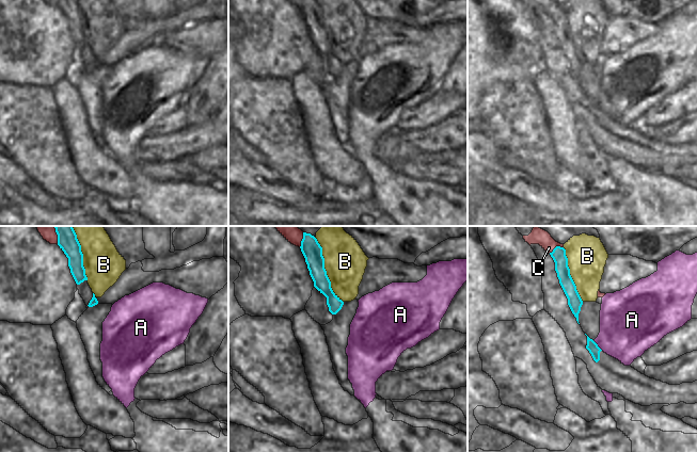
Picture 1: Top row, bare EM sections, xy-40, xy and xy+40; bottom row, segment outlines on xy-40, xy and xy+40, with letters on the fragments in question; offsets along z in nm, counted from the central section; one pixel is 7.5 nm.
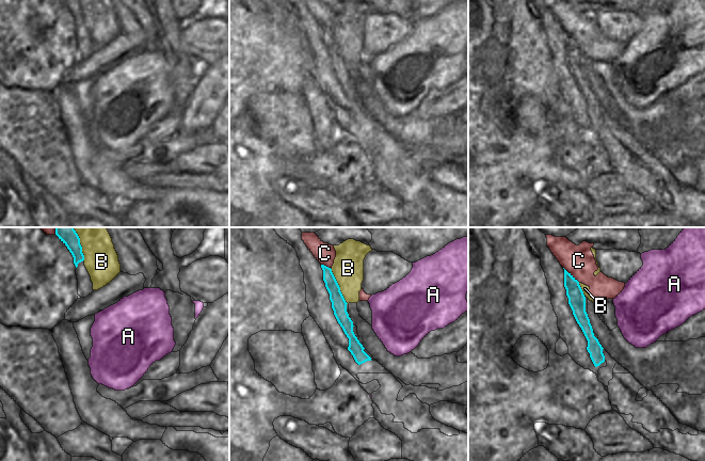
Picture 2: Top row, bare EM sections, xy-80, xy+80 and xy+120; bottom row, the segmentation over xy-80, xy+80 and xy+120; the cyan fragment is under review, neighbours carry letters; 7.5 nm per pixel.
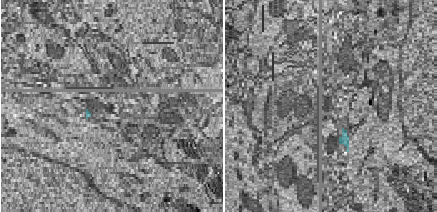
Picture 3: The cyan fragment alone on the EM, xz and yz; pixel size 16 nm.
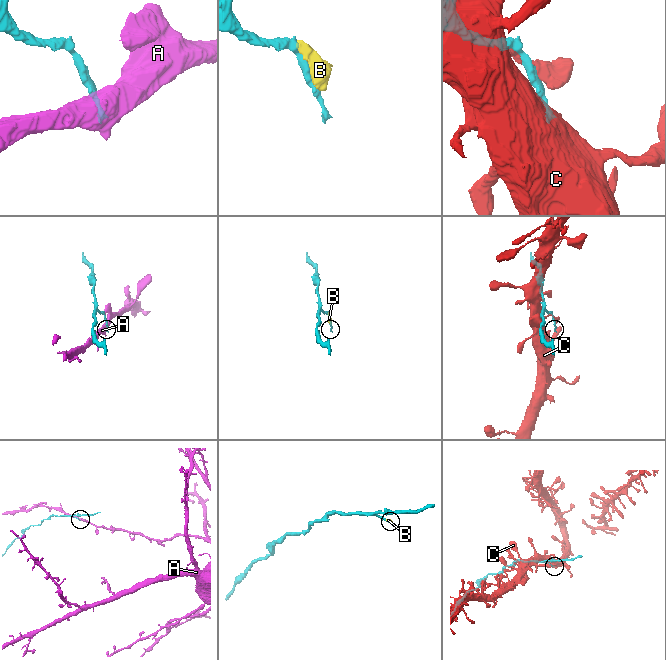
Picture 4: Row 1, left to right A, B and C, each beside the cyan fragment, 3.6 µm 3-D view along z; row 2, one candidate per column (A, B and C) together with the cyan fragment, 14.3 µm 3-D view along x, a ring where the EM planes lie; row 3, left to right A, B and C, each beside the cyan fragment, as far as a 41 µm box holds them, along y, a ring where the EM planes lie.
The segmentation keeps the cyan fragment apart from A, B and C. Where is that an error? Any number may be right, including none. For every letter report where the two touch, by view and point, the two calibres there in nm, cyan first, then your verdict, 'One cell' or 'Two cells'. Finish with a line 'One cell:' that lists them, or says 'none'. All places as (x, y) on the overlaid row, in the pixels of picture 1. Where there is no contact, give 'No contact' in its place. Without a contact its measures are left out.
A: Touches cyan at xy+40 (597, 345). Thickness 80 nm (cyan) against 400 nm. Two cells
B: Touches cyan at xy (325, 270). Thickness 150 nm (cyan) against 320 nm. Two cells
C: Touches cyan at xy+40 (555, 247). Thickness 110 nm (cyan) against 120 nm. Two cells
One cell: none

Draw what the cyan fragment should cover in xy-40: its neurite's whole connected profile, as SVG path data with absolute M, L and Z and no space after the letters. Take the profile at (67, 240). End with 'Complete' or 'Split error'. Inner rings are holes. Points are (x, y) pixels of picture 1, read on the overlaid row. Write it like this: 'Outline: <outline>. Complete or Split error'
Outline: M53 226L58 235L58 245L68 258L68 267L77 285L88 280L83 267L81 245L73 226Z. Complete

